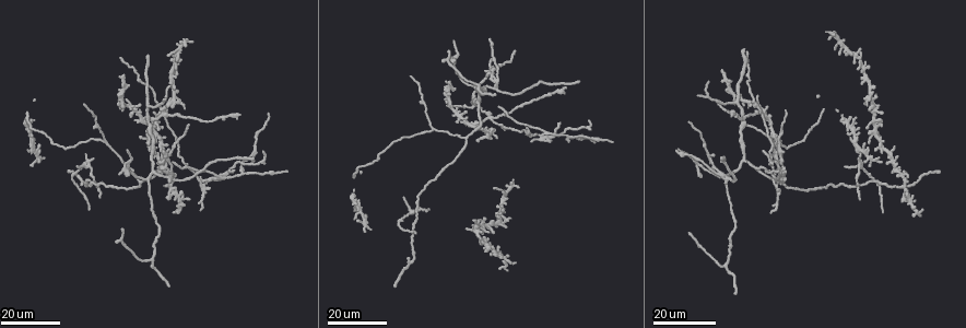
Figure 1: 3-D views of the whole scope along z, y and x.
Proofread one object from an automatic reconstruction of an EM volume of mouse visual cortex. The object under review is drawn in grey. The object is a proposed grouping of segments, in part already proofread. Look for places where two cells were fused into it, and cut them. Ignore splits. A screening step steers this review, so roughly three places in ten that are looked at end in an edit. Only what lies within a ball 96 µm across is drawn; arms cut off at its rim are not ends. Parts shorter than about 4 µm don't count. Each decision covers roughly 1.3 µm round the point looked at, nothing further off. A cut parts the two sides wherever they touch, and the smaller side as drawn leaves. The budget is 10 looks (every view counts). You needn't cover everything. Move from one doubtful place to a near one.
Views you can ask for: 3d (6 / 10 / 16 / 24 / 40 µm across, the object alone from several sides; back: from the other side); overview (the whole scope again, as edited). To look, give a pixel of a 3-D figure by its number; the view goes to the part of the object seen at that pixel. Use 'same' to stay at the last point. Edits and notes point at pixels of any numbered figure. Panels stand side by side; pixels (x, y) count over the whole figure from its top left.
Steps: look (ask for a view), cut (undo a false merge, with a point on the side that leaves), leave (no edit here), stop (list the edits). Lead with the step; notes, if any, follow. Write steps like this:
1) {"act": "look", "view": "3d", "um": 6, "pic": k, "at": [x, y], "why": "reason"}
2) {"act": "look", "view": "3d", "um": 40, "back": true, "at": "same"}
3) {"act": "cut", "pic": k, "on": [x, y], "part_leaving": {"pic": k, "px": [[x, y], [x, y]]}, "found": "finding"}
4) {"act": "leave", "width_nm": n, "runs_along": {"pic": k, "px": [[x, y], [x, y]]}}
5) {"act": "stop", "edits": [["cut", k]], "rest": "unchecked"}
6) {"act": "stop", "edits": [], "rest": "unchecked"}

{"act": "look", "view": "3d", "um": 24, "pic": 1, "at": [728, 176], "why": "looks like a crossing"}

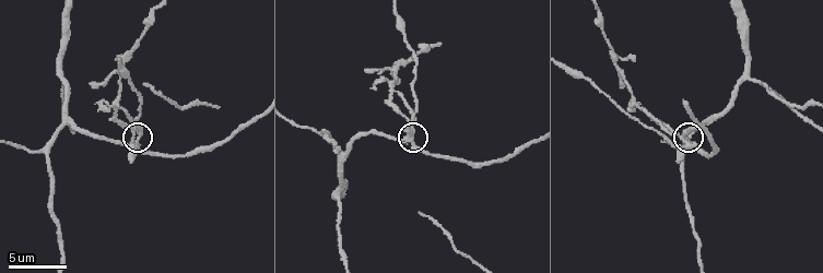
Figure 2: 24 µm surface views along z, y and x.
{"act": "look", "view": "3d", "um": 6, "pic": 2, "at": [412, 138]}

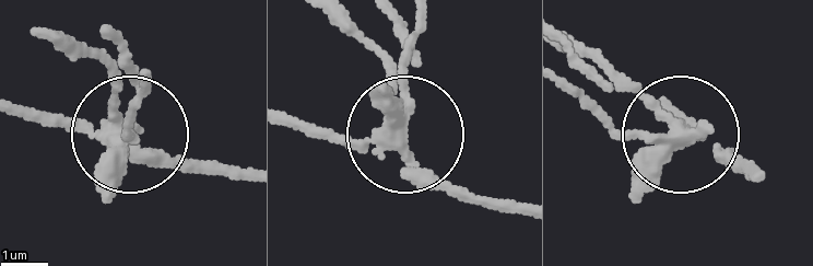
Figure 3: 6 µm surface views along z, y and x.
{"act": "cut", "pic": 3, "on": [96, 184], "arms": 5, "part_leaving": {"pic": 3, "px": [[373, 135], [392, 79], [353, 21]]}, "found": "a second cell is stuck on"}

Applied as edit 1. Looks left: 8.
{"act": "look", "view": "overview"}

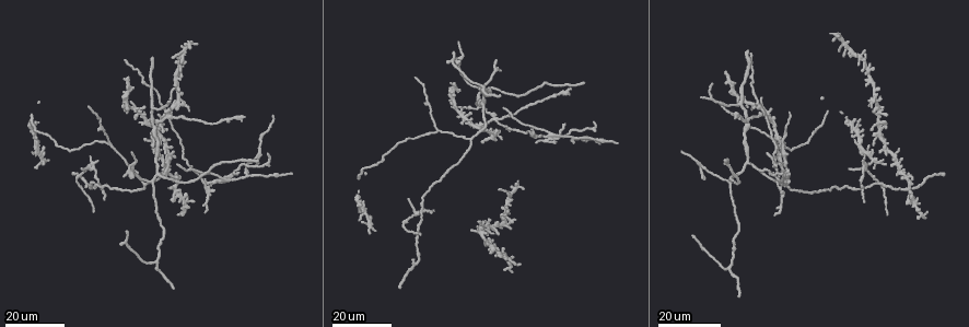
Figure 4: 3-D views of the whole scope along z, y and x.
{"act": "look", "view": "3d", "um": 24, "pic": 4, "at": [150, 181]}

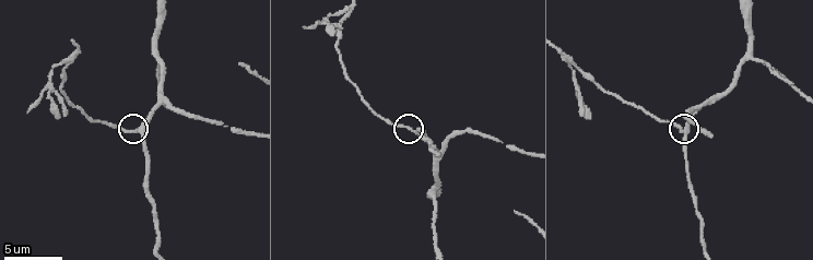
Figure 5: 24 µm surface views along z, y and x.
{"act": "look", "view": "3d", "um": 6, "pic": 5, "at": [138, 131]}

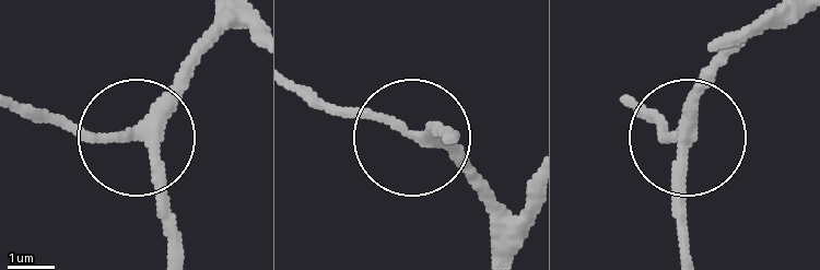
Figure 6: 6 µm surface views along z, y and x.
{"act": "leave", "runs_along": {"pic": 6, "px": [[219, 25], [137, 138], [35, 119]]}, "found": "all the same cell"}

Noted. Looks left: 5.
{"act": "look", "view": "3d", "um": 16, "pic": 4, "at": [876, 136], "why": "looks like a crossing"}

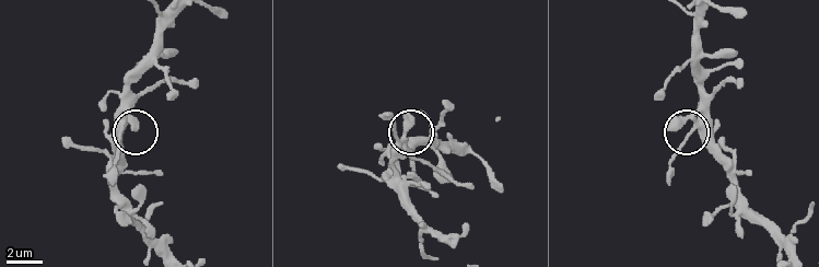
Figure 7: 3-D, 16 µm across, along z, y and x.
{"act": "look", "view": "3d", "um": 6, "pic": 7, "at": [119, 127], "why": "zoom in"}

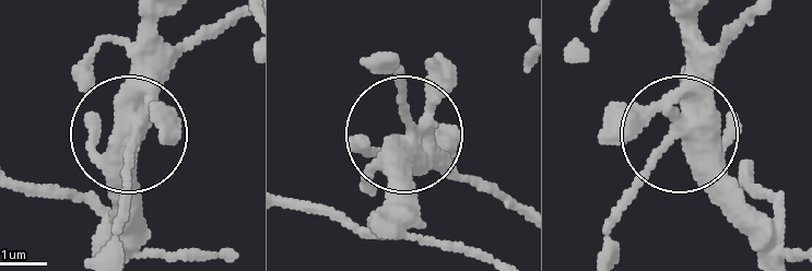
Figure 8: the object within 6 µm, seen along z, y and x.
{"act": "look", "view": "3d", "um": 6, "back": true, "pic": 8, "at": [674, 136]}

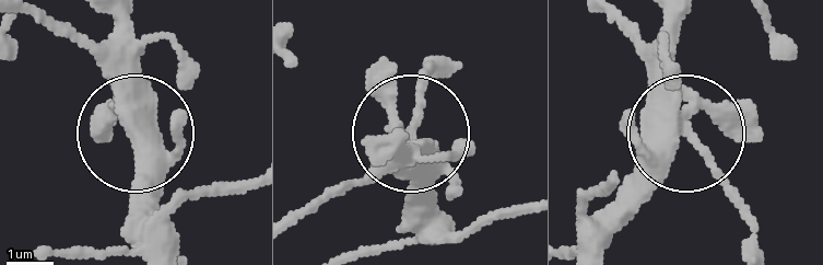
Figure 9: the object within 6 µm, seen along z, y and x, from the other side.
{"act": "leave", "arms": 4, "found": "all the same cell"}

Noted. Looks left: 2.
{"act": "look", "view": "3d", "um": 24, "pic": 4, "at": [184, 201], "why": "thin arm on a thick one"}

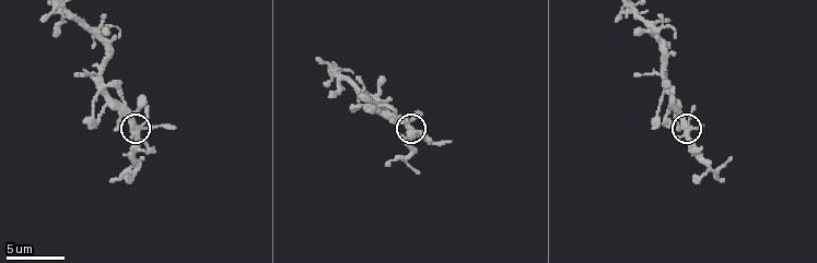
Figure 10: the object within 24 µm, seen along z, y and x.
{"act": "look", "view": "3d", "um": 6, "pic": 10, "at": [692, 130]}

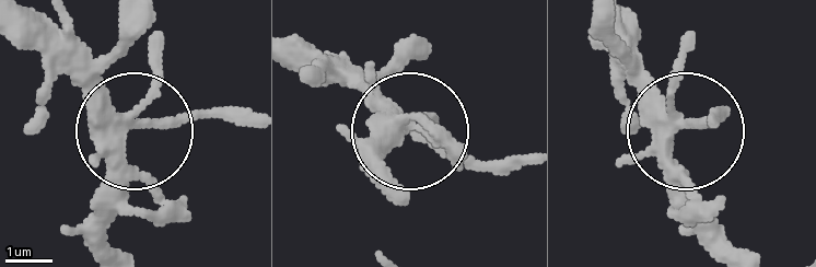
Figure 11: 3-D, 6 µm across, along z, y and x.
{"act": "leave", "arms": 5, "found": "one cell here"}

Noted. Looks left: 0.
{"act": "stop", "edits": [["cut", 3]], "rest": "unchecked"}

